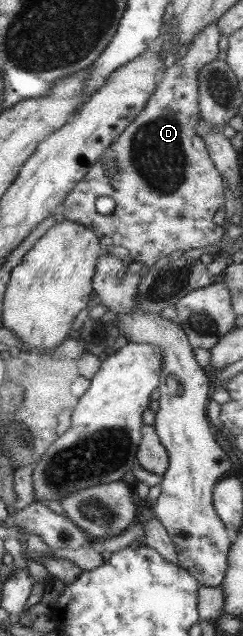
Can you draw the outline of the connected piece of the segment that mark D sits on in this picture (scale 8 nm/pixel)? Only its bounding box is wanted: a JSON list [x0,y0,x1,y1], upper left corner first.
[60,23,227,267]

